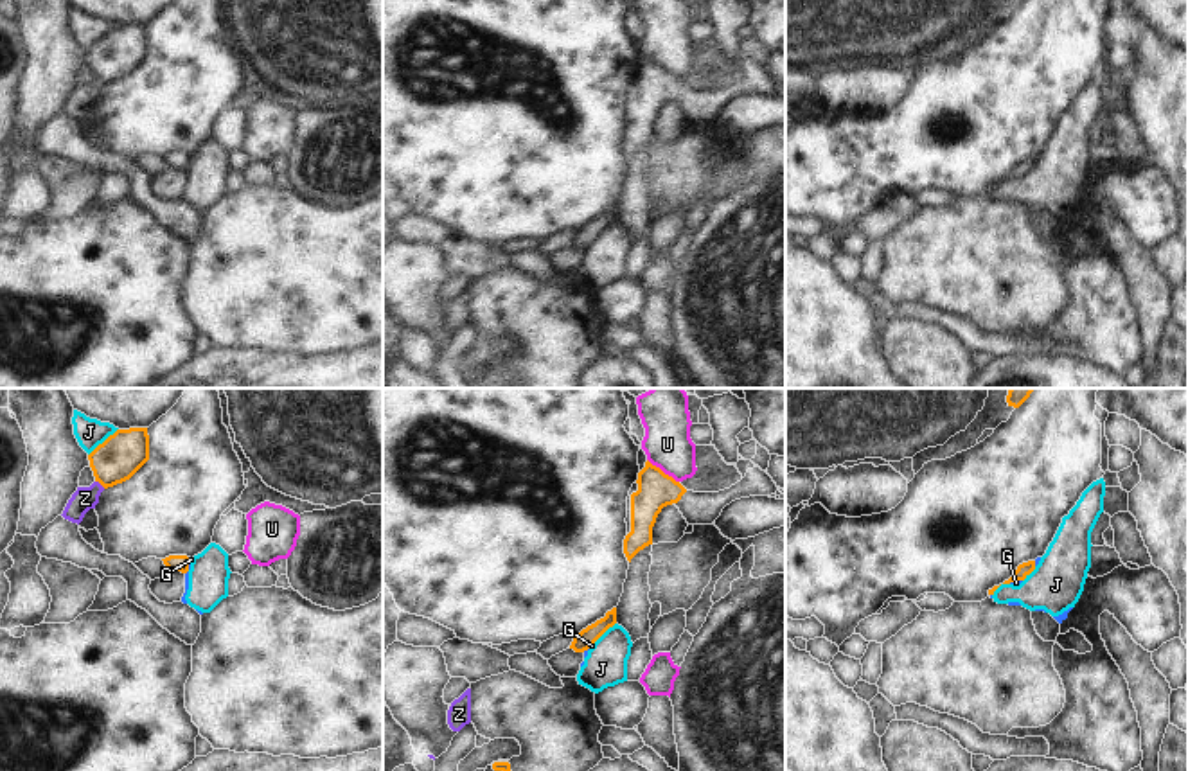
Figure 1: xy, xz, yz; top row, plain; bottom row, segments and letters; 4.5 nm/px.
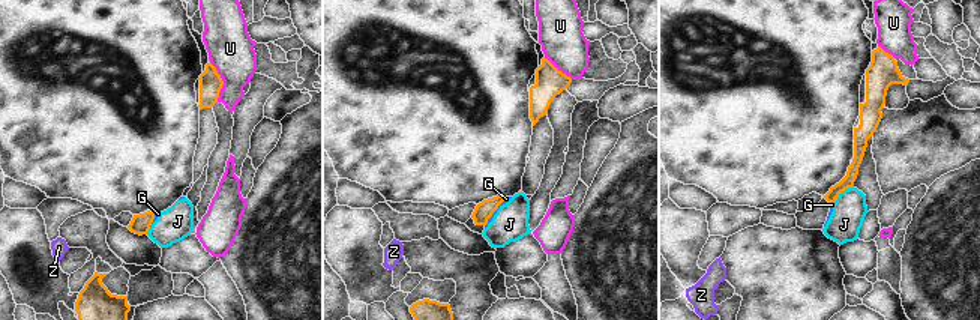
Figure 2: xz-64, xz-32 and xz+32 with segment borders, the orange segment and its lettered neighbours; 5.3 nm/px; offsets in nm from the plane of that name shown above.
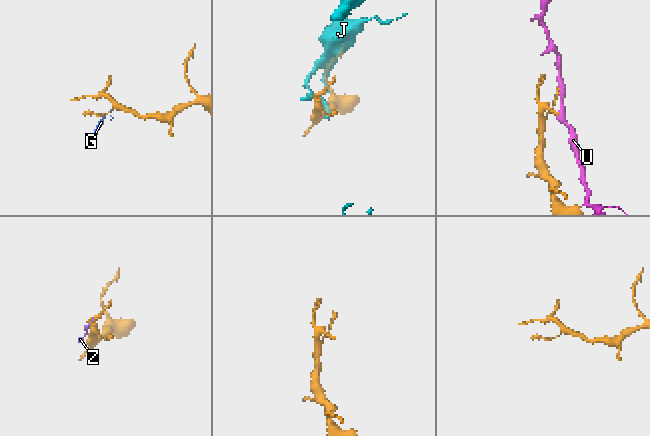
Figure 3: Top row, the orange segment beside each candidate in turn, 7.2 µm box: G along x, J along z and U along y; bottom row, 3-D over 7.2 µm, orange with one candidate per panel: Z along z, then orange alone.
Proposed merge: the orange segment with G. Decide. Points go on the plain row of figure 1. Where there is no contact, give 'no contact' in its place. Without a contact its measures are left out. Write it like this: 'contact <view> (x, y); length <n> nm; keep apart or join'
contact xy (187, 164); length 80 nm; keep apart

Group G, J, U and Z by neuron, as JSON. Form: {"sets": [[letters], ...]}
{"sets": [["G", "J"], ["U"], ["Z"]]}

